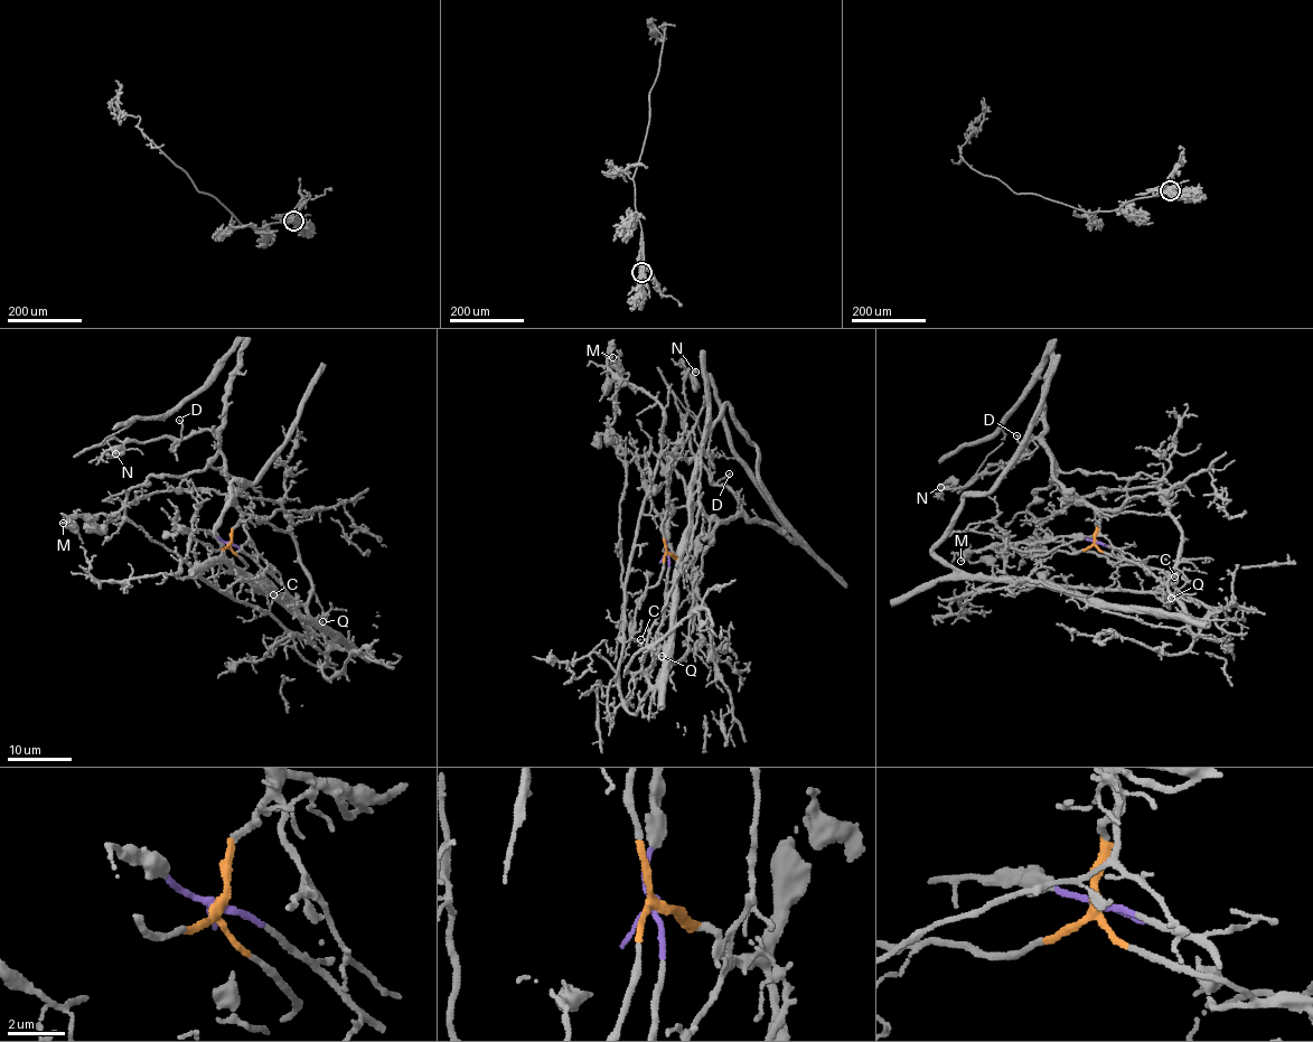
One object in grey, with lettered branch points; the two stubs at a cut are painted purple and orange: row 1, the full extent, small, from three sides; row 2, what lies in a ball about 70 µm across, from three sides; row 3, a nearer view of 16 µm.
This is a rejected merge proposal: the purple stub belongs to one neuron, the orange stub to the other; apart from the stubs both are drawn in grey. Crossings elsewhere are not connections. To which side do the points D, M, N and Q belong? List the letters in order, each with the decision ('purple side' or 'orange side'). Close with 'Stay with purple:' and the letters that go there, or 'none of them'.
D: orange side
M: orange side
N: orange side
Q: purple side
Stay with purple: Q

